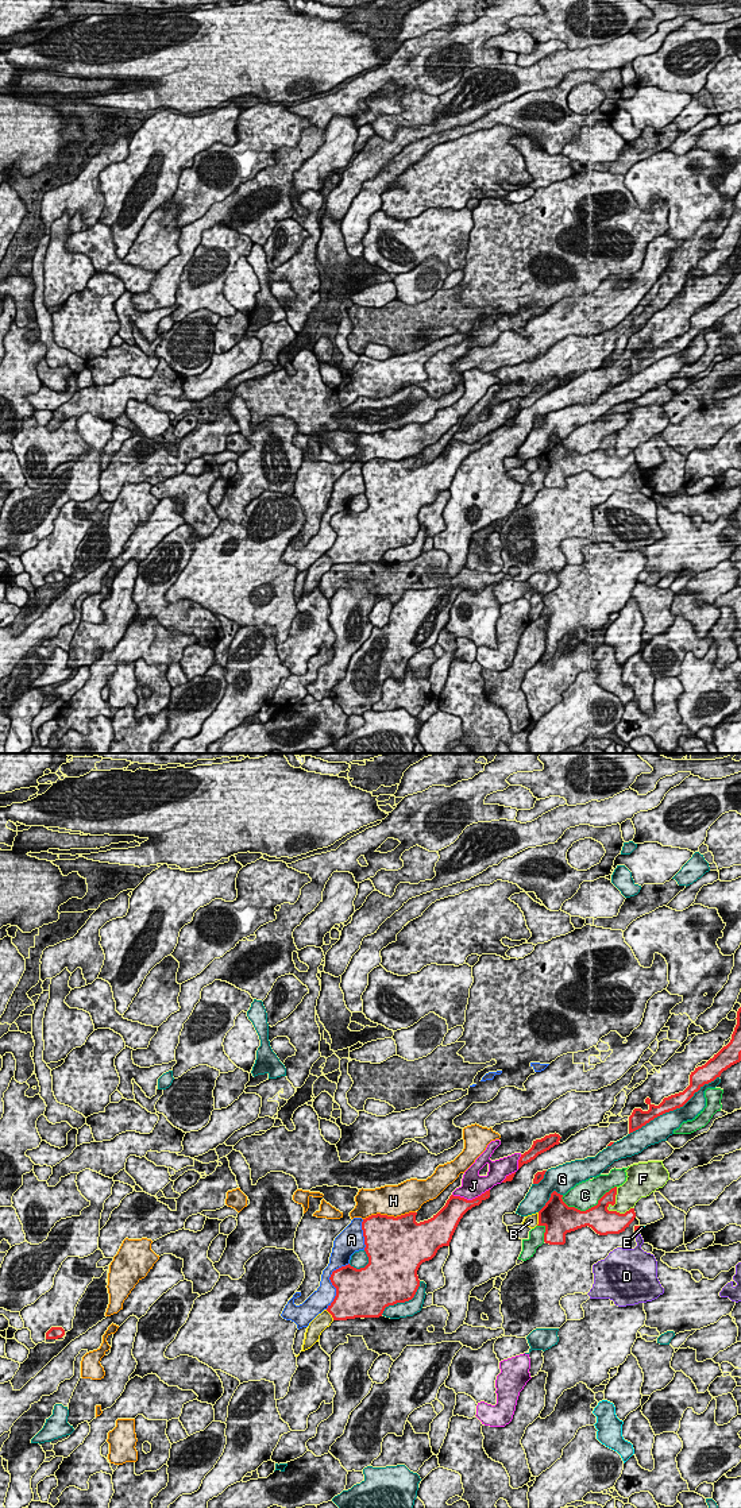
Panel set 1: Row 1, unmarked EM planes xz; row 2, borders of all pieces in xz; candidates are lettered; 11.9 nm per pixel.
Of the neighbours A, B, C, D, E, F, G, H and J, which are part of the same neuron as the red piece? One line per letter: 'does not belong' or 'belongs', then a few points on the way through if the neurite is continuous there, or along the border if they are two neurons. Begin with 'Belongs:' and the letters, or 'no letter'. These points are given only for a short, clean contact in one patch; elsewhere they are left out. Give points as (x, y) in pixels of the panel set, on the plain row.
Belongs: no letter
A: does not belong
B: does not belong
C: does not belong
D: does not belong; border along xz (639, 477), (636, 479)
E: does not belong; border along xz (639, 470), (640, 474)
F: does not belong
G: does not belong
H: does not belong
J: does not belong

